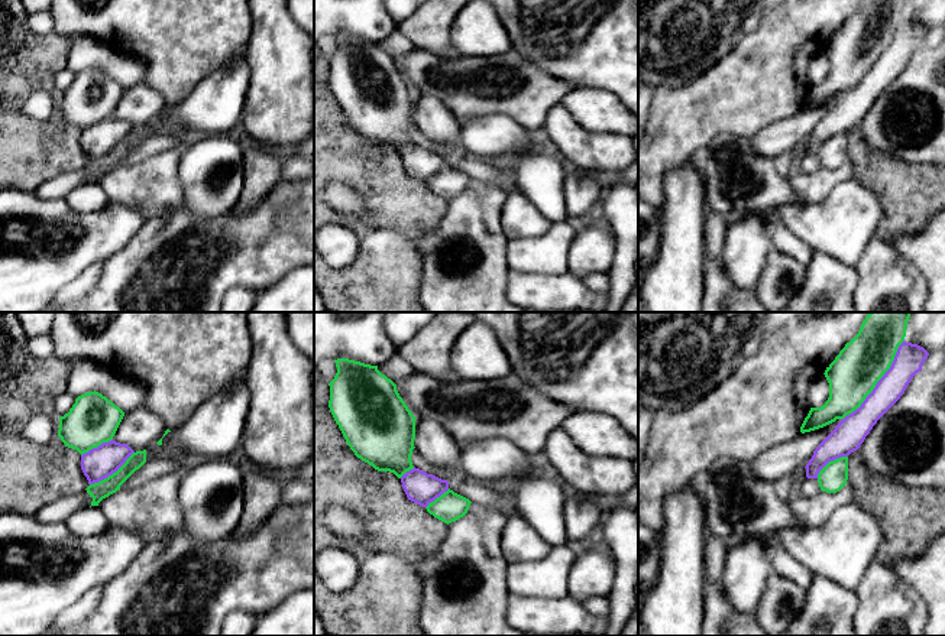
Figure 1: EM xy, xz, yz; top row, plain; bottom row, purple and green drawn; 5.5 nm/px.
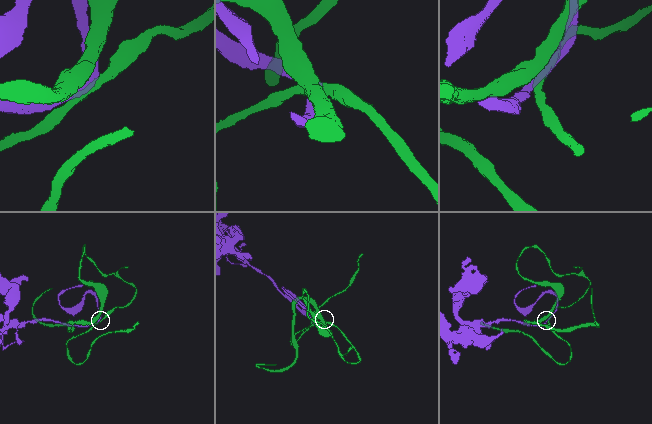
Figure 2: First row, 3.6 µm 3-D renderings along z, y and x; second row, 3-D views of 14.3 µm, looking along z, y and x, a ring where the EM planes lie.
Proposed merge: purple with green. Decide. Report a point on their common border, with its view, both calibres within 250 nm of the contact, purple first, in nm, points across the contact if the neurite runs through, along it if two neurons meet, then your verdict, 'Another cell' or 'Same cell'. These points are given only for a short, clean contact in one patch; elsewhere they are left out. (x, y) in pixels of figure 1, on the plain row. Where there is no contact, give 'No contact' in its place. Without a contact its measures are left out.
Touches purple at yz (877, 58). Thickness 160 nm (purple) against 280 nm. Same cell

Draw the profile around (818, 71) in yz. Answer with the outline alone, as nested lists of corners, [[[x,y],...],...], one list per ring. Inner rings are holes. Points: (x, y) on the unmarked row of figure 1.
[[[825,51],[818,52],[816,55],[813,55],[809,64],[808,71],[809,81],[810,84],[821,84],[825,81],[828,74],[829,74],[829,59]]]

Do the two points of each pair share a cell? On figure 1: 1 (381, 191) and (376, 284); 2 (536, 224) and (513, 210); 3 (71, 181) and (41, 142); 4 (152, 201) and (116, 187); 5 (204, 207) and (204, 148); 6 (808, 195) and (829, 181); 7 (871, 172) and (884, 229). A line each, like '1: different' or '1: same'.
1: same
2: same
3: different
4: same
5: same
6: same
7: same

